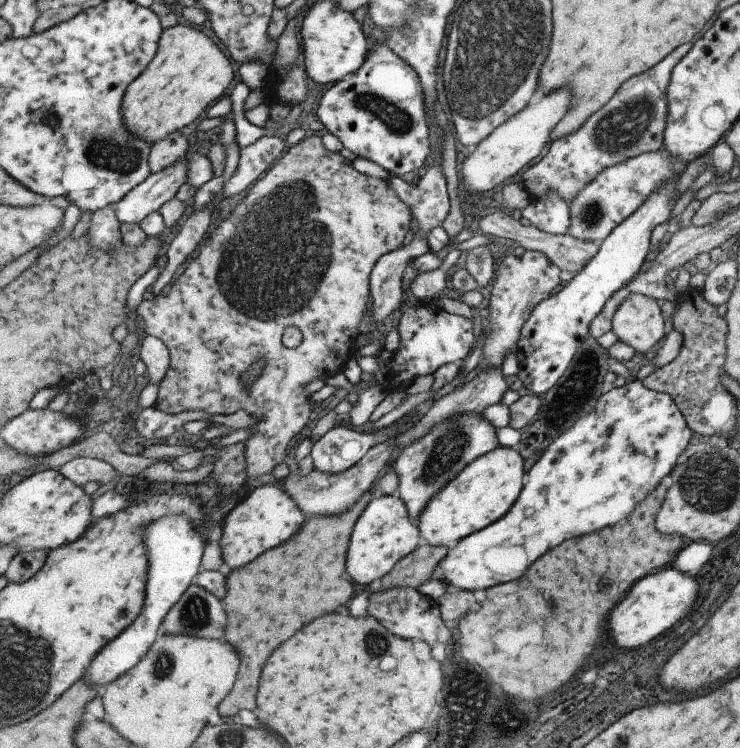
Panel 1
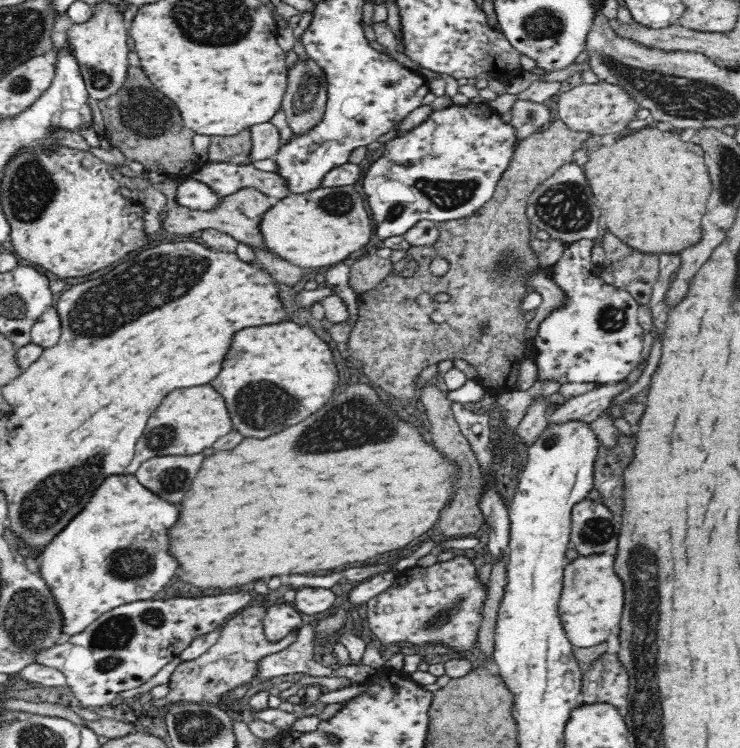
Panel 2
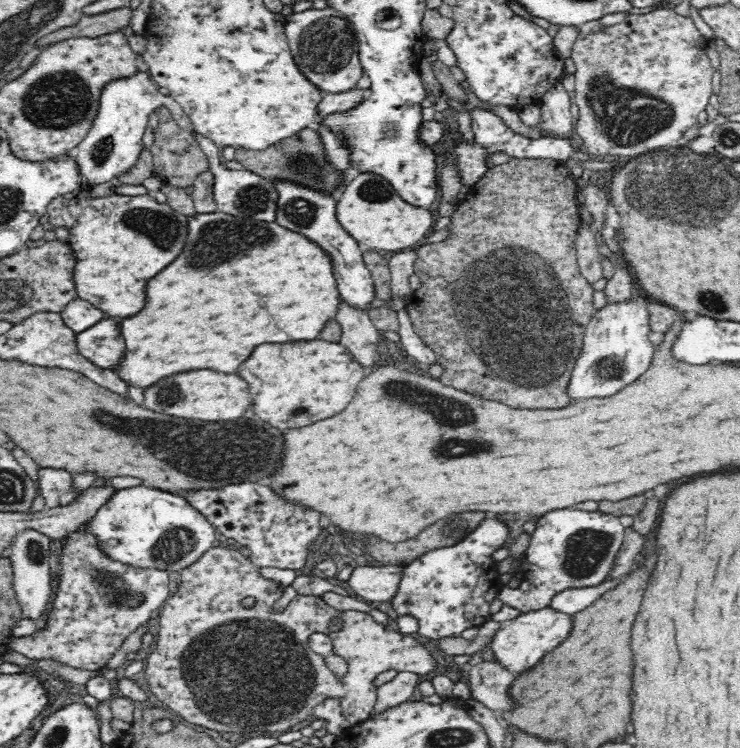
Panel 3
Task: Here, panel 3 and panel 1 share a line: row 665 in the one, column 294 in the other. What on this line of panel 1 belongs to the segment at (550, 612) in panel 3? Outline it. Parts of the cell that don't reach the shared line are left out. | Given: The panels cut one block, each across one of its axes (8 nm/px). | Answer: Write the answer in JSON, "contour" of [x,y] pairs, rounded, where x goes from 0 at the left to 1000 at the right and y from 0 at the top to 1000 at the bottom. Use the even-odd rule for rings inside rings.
{"contour":[[[372,648],[347,651],[338,660],[327,663],[319,679],[305,690],[303,717],[296,726],[304,757],[312,765],[312,759],[326,759],[342,751],[355,738],[393,722],[408,709],[418,693],[420,690],[415,690],[397,666],[380,651]]]}

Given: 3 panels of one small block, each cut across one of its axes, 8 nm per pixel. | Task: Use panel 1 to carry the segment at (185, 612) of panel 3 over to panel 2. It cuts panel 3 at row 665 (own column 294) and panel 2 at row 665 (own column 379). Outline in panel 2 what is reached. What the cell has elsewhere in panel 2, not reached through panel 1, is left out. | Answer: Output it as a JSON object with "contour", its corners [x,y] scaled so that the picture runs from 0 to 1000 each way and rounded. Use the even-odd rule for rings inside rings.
{"contour":[[[335,809],[322,818],[316,826],[300,837],[300,845],[295,857],[286,862],[276,874],[268,880],[246,884],[232,901],[227,920],[230,925],[223,933],[205,934],[205,944],[211,949],[222,949],[230,943],[270,941],[284,943],[300,941],[303,944],[303,928],[311,922],[338,914],[349,901],[349,885],[358,877],[373,874],[403,856],[404,844],[396,844],[378,858],[364,858],[357,849],[355,828],[359,825],[362,813],[349,809]]]}

